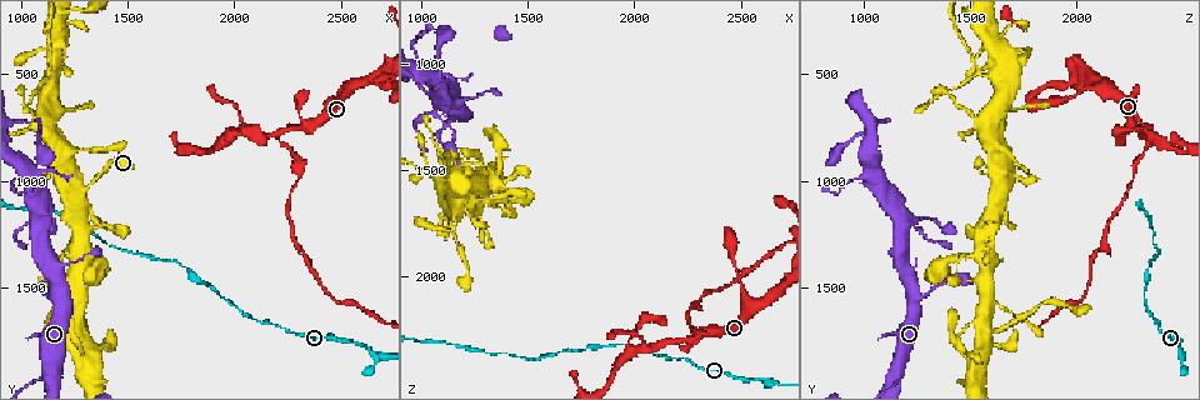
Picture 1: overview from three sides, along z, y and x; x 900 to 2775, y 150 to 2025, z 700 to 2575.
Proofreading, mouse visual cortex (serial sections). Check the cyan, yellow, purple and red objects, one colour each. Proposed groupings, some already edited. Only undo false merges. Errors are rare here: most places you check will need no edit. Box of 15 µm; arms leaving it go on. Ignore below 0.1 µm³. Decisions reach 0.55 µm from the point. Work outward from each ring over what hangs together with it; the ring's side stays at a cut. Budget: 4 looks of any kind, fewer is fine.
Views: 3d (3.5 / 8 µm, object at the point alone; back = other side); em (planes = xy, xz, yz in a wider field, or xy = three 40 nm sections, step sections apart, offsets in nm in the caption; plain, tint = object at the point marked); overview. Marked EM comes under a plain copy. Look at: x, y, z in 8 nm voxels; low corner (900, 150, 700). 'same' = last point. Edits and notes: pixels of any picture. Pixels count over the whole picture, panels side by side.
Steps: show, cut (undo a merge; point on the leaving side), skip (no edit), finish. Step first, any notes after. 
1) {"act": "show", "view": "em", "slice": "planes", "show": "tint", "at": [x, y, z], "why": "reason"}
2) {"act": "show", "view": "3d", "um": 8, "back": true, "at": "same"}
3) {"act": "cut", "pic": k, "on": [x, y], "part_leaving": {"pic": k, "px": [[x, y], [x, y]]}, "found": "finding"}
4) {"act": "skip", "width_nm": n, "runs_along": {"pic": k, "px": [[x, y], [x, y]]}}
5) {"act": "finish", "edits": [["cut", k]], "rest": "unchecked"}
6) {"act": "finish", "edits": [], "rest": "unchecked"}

{"act": "show", "view": "3d", "um": 3.5, "at": [2210, 780, 2300], "why": "arms part here"}

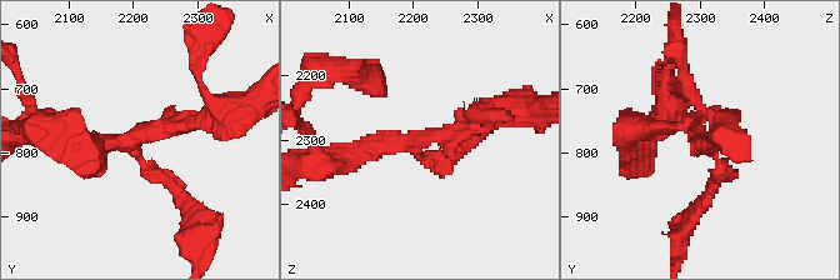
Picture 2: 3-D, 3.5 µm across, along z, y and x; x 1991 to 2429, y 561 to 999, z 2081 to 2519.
{"act": "show", "view": "em", "slice": "xy", "step": 1, "show": "tint", "at": [2200, 780, 2305], "arms": 3, "arm_widths_nm": [200, 200, 250]}

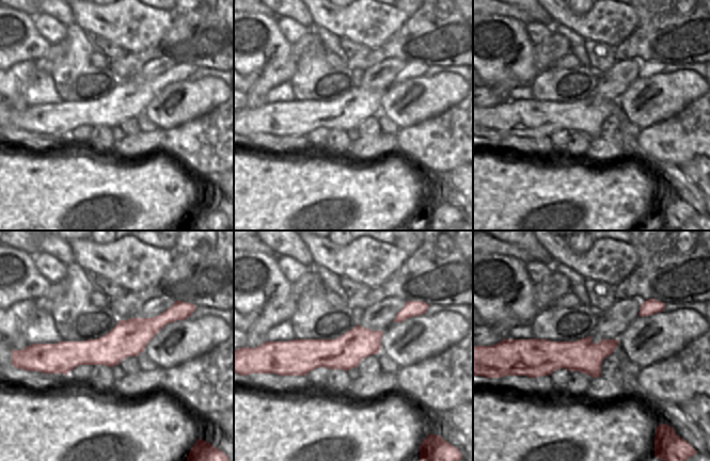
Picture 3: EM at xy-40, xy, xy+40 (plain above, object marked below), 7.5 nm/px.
{"act": "cut", "pic": 2, "on": [188, 209], "part_leaving": {"pic": 2, "px": [[159, 173], [194, 214], [198, 260]]}, "found": "a second cell is stuck on"}

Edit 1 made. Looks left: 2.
{"act": "show", "view": "3d", "um": 3.5, "back": true, "at": [2660, 1830, 2480], "why": "abrupt turn"}

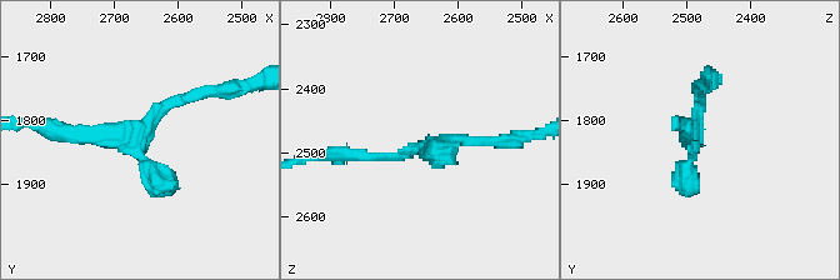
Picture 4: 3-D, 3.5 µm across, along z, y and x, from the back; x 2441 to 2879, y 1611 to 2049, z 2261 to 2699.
{"act": "show", "view": "em", "slice": "planes", "show": "tint", "at": [2660, 1815, 2490], "why": "need the tissue"}

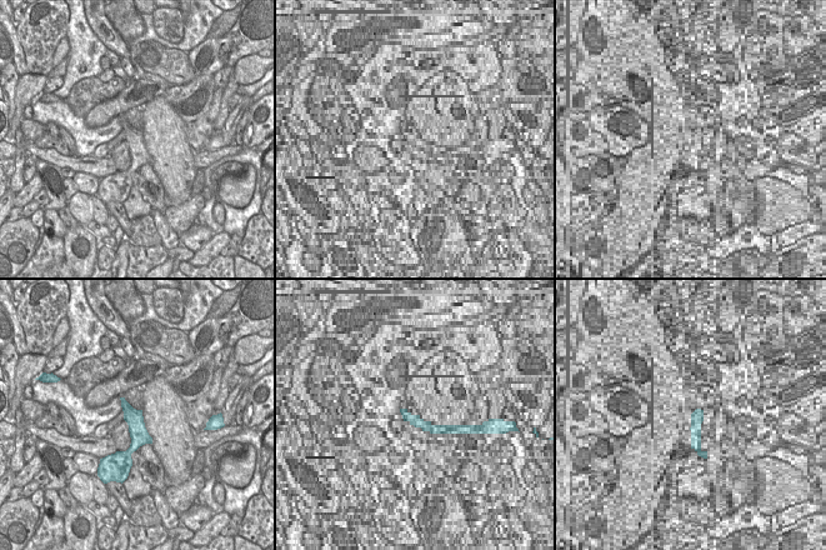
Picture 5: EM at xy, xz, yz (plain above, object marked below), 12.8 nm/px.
{"act": "skip", "runs_along": {"pic": 4, "px": [[208, 91], [170, 103], [135, 141], [178, 188]]}, "found": "continuous, no second cell"}

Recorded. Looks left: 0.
{"act": "finish", "edits": [["cut", 2]], "rest": "unchecked"}

